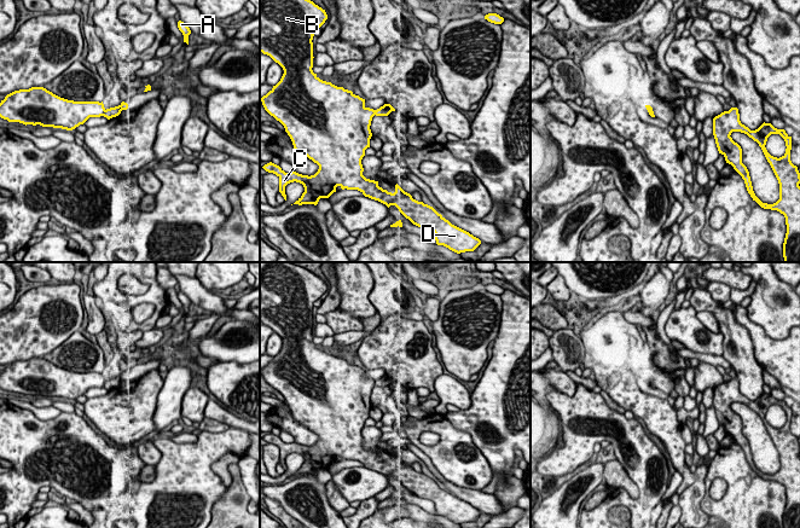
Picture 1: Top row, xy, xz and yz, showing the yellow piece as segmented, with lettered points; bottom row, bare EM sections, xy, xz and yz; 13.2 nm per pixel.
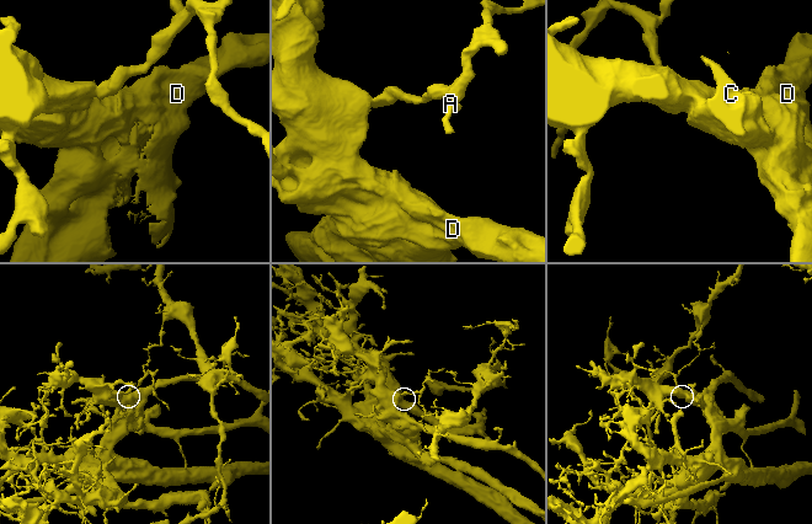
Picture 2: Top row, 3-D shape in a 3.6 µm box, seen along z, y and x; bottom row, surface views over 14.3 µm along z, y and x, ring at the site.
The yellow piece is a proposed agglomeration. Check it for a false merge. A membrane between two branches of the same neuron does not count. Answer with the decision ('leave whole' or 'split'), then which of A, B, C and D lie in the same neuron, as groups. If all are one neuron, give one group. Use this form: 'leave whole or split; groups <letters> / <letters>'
split; groups A / B C D

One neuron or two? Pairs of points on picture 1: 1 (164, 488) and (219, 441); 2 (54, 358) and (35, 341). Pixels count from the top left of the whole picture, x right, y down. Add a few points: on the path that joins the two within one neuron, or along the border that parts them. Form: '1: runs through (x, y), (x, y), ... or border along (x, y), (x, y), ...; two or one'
1: runs through (178, 477), (206, 451); one
2: border along (70, 335), (42, 357); two

